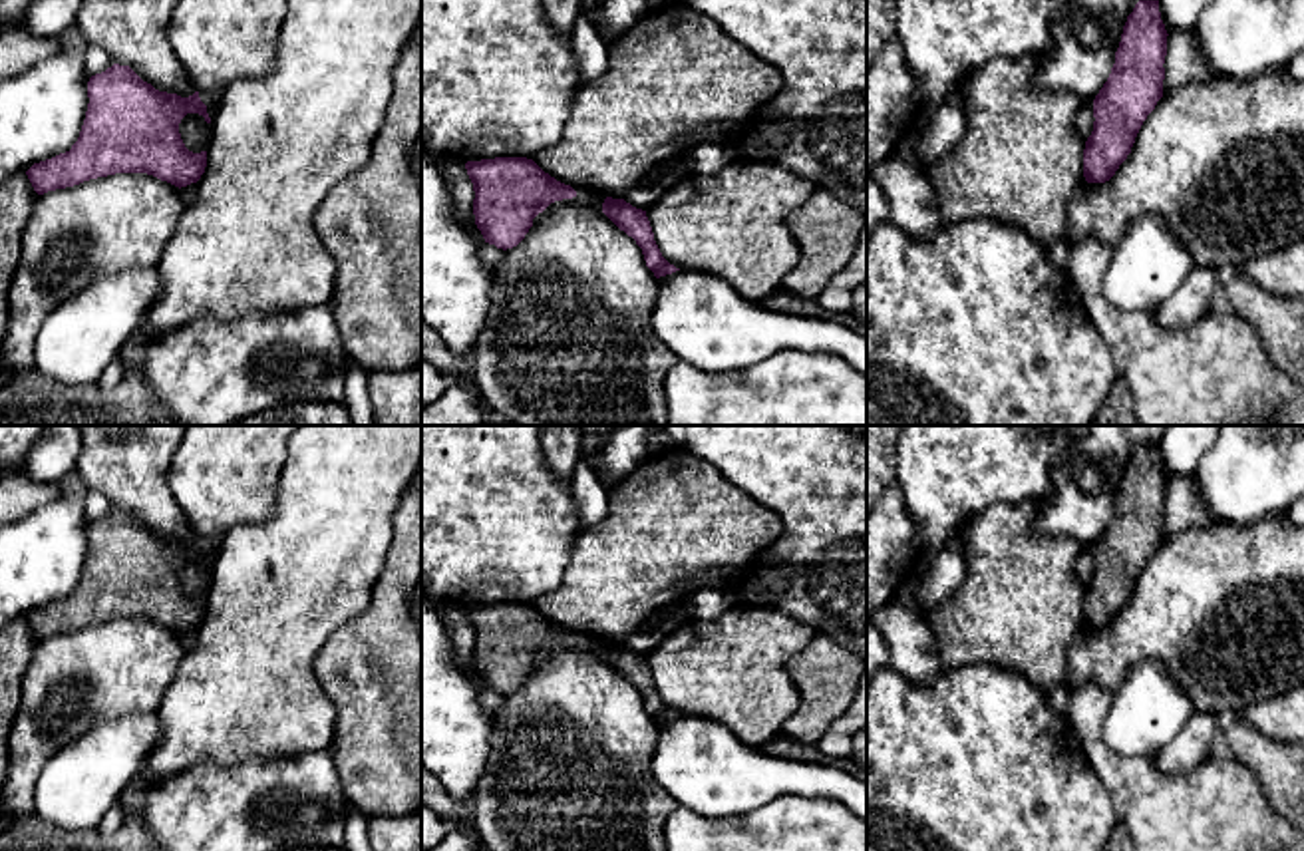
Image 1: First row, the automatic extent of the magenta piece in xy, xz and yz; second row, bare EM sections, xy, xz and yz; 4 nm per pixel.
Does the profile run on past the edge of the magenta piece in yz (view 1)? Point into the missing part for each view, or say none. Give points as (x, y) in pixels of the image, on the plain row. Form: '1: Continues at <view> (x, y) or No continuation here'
1: No continuation here

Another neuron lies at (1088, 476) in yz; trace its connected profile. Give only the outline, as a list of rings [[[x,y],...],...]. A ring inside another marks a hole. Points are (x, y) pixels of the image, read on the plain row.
[[[1081,457],[1071,459],[1071,469],[1073,469],[1075,481],[1085,491],[1095,491],[1107,483],[1121,483],[1121,479],[1123,479],[1123,469],[1097,467],[1093,463],[1087,463]]]

